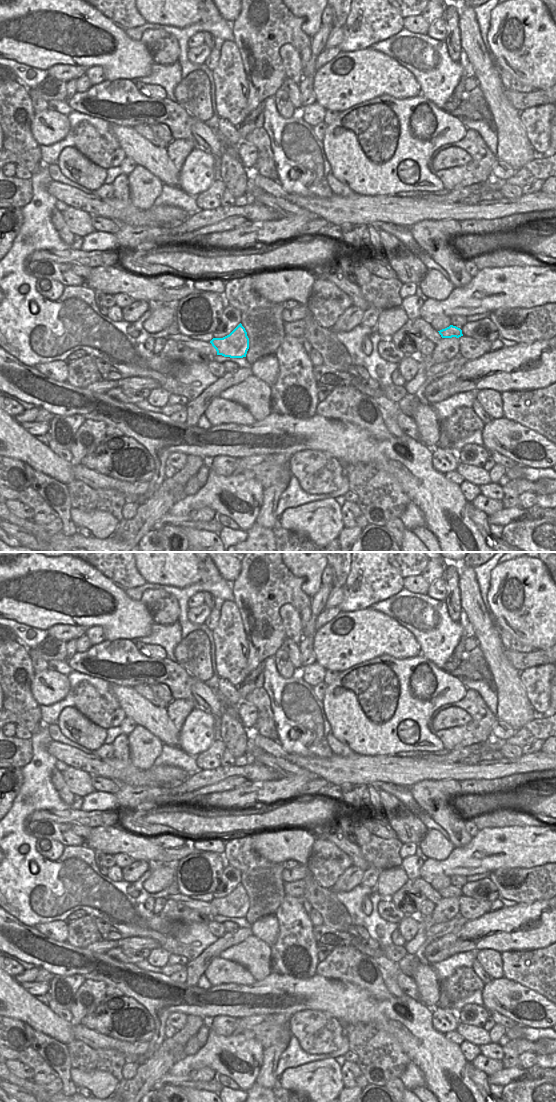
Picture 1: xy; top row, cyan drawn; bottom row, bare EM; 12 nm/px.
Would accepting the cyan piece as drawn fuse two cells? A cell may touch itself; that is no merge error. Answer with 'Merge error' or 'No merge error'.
No merge error

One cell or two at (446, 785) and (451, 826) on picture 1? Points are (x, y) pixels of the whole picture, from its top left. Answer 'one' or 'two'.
two

